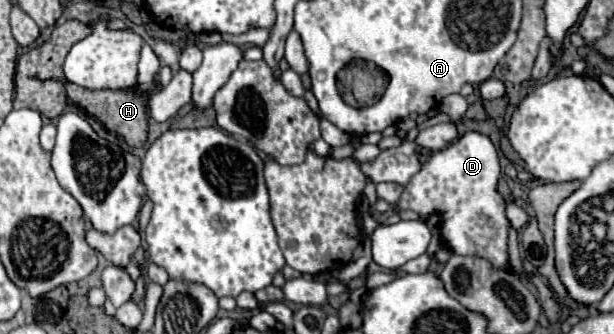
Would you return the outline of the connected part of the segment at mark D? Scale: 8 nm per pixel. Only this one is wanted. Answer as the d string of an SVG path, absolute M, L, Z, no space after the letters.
M467 132L457 138L449 148L433 152L423 164L421 172L411 178L399 200L399 210L413 210L427 220L435 210L441 212L441 234L445 246L453 252L467 254L479 252L487 256L495 268L509 268L508 231L511 227L506 217L506 202L497 191L499 158L493 142L477 132Z

